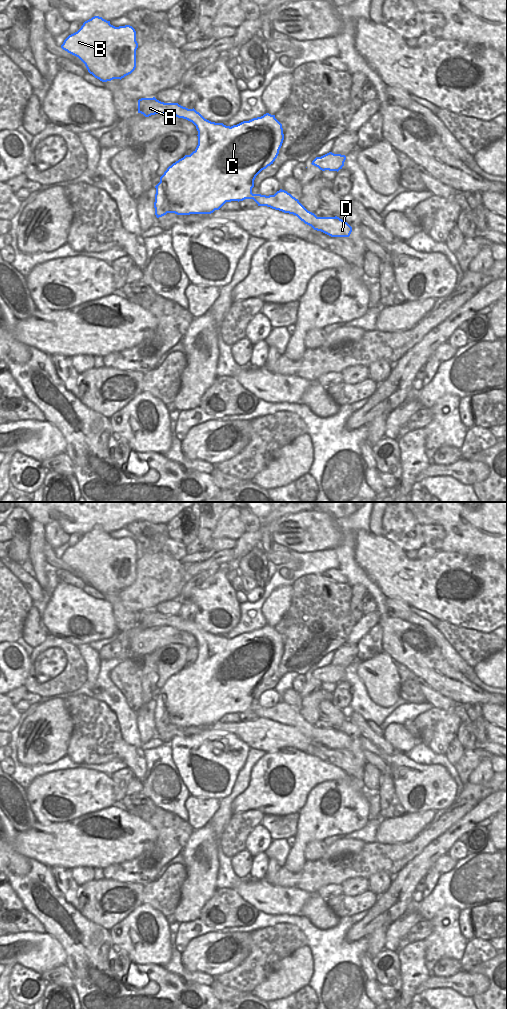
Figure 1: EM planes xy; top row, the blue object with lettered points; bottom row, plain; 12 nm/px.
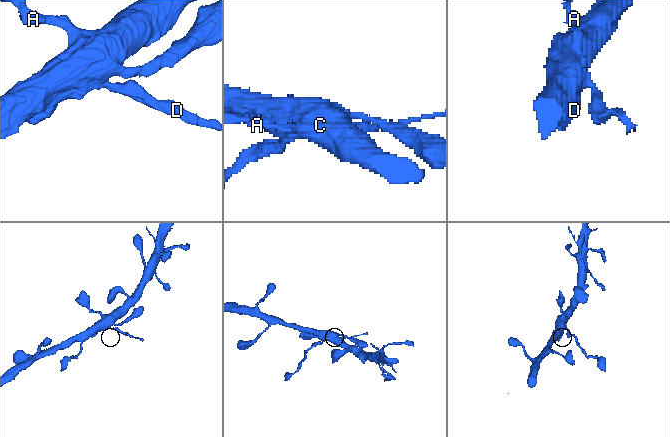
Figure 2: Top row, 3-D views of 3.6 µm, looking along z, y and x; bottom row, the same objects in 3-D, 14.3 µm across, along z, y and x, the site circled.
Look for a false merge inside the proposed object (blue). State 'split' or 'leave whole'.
split

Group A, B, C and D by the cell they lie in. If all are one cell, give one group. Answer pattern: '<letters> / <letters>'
A B C / D

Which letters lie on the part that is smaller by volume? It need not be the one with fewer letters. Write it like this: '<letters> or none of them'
D

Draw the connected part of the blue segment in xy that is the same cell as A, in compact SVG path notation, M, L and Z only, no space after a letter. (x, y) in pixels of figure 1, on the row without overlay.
M141 610L138 612L138 625L149 629L155 626L171 626L178 630L192 634L198 643L198 657L190 666L185 667L167 680L160 689L160 694L155 698L155 727L157 730L167 725L177 727L211 726L219 722L226 714L243 713L250 711L256 688L268 678L273 676L279 666L284 652L282 636L269 625L261 629L243 633L237 637L226 638L223 635L215 635L205 631L194 620L188 621L178 615L164 615L153 610Z

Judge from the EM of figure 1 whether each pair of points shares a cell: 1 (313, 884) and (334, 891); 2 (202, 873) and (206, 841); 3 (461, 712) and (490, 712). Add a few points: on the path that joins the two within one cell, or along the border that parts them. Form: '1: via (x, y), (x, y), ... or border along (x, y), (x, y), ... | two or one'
1: border along (340, 884), (324, 885), (316, 893) | two
2: via (202, 865), (203, 849) | one
3: border along (480, 705), (484, 721) | two

